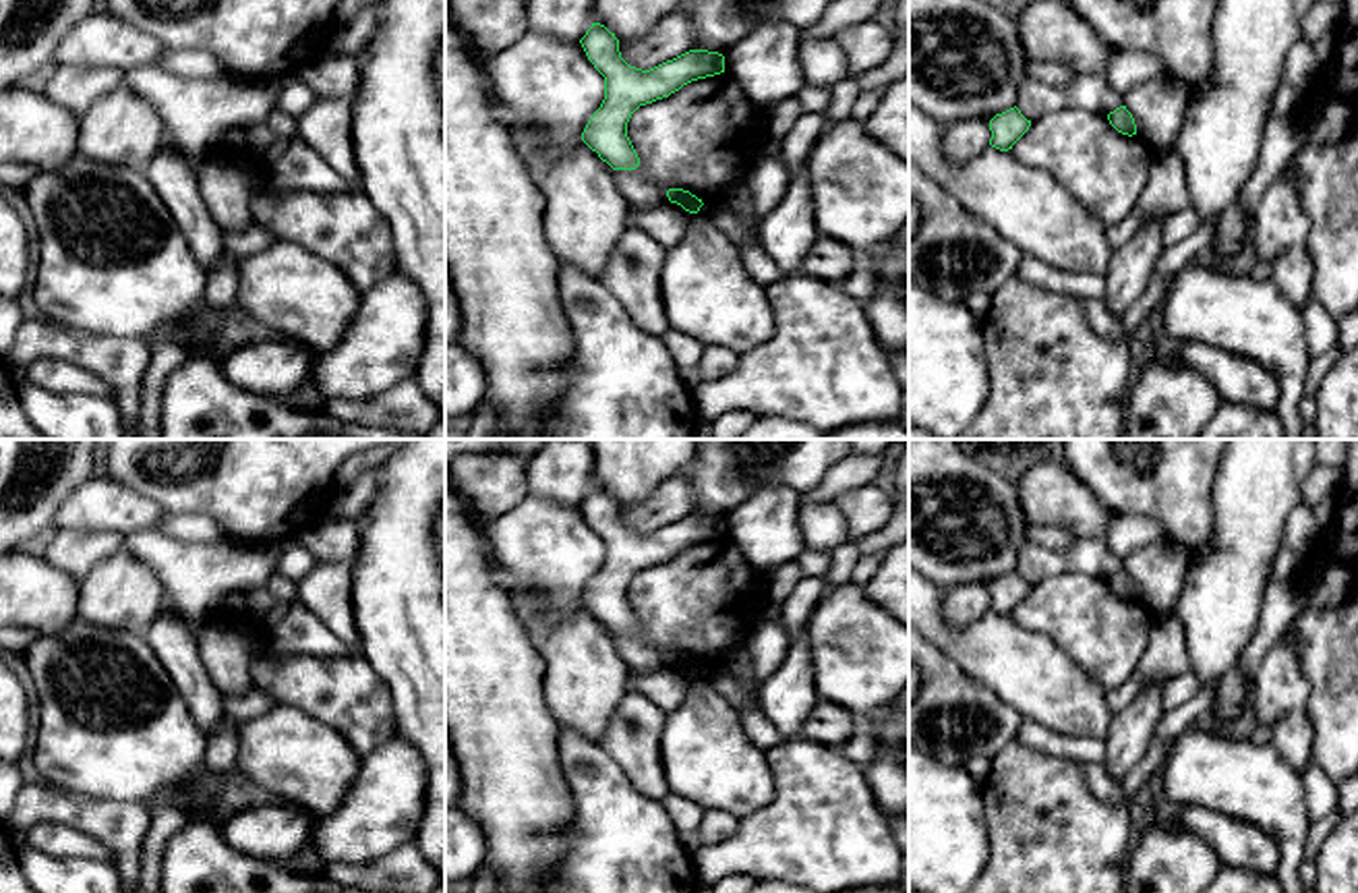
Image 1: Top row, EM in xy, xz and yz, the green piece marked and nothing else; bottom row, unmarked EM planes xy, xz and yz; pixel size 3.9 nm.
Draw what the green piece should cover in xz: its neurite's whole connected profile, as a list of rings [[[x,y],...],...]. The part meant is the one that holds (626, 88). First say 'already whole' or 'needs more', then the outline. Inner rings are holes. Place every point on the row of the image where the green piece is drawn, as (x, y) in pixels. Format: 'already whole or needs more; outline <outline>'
already whole; outline [[[592,23],[580,44],[604,77],[604,99],[588,120],[582,141],[613,170],[640,166],[627,137],[627,122],[640,106],[669,97],[691,81],[725,73],[725,56],[708,50],[689,50],[650,70],[629,66],[621,58],[619,39],[600,23]]]

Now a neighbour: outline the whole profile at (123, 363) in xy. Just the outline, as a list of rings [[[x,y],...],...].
[[[43,317],[23,319],[8,352],[10,365],[27,369],[37,358],[60,358],[93,373],[114,390],[124,439],[135,439],[151,342],[141,338],[85,336]]]

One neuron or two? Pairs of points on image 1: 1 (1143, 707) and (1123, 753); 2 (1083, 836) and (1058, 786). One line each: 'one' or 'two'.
1: one
2: one

